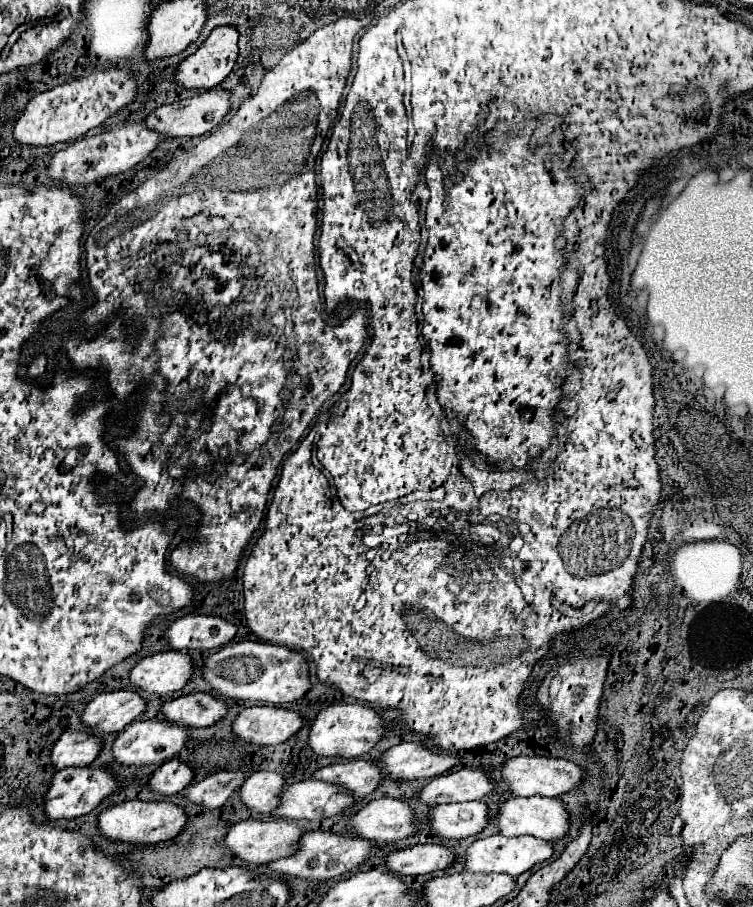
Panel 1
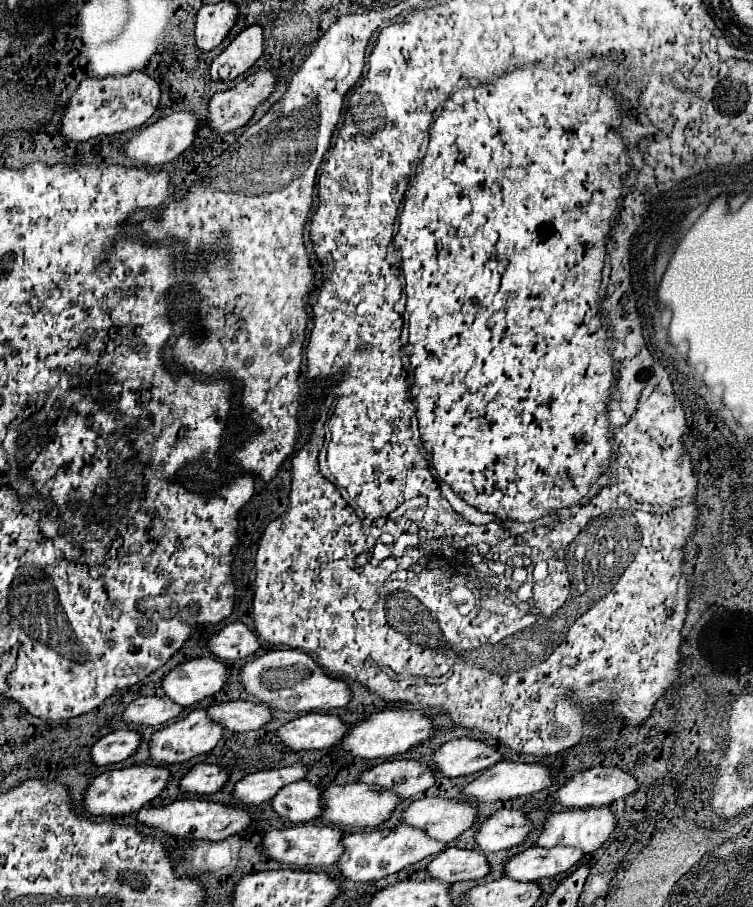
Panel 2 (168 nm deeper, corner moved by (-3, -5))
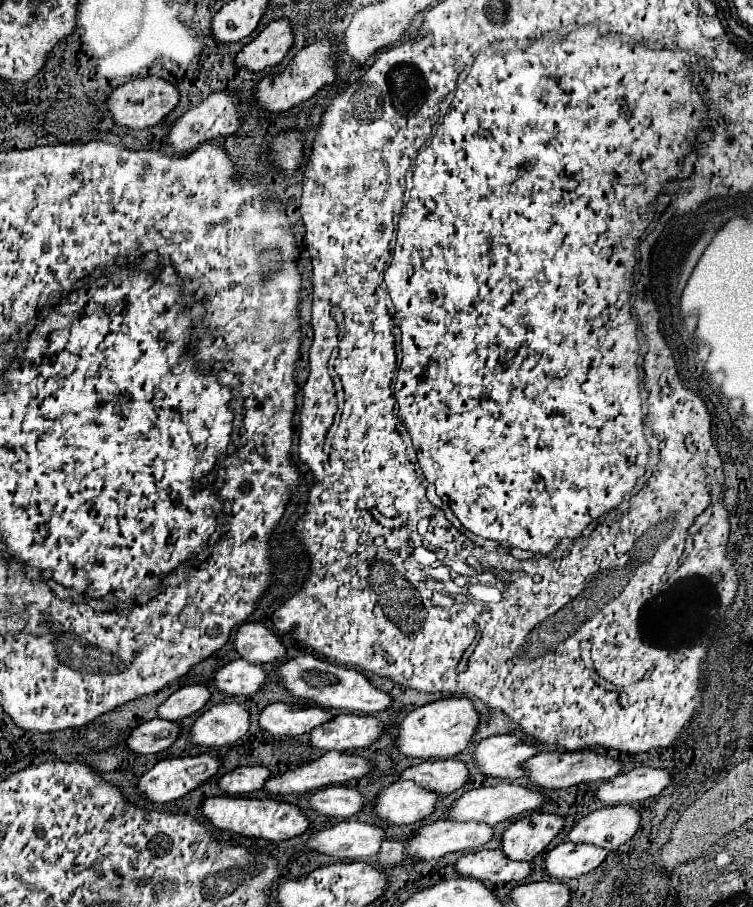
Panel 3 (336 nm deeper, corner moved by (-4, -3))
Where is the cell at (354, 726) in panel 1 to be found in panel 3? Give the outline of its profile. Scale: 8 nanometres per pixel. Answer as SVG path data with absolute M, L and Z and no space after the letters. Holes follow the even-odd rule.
M453 696L437 700L421 708L415 708L413 712L407 714L399 730L397 748L401 750L401 754L415 758L453 758L471 744L477 726L479 726L479 714L469 698Z

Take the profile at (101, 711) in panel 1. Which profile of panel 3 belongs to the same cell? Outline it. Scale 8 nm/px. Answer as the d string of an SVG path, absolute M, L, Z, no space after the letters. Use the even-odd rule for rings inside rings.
M193 684L177 690L167 698L165 704L159 706L157 716L165 720L183 720L195 712L199 712L211 700L211 690L203 684Z

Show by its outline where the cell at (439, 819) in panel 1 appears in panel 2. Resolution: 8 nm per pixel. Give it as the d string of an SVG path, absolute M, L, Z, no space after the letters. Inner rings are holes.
M502 808L480 820L474 842L482 852L496 852L518 846L528 830L528 820L520 810Z

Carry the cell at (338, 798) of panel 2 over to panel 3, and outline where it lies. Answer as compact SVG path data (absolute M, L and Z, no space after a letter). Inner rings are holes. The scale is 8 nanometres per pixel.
M395 782L381 790L377 816L391 824L415 824L435 812L439 798L441 794L435 794L415 782Z

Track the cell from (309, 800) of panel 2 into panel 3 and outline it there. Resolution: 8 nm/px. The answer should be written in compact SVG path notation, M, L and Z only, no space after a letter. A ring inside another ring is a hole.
M327 786L311 794L311 806L325 816L351 818L365 808L365 796L357 788Z

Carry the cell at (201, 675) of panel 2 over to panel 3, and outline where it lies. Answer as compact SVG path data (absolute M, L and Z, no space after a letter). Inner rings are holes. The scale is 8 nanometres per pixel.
M243 658L233 660L221 668L217 668L213 686L227 694L255 694L267 684L267 672L261 664L251 664Z

